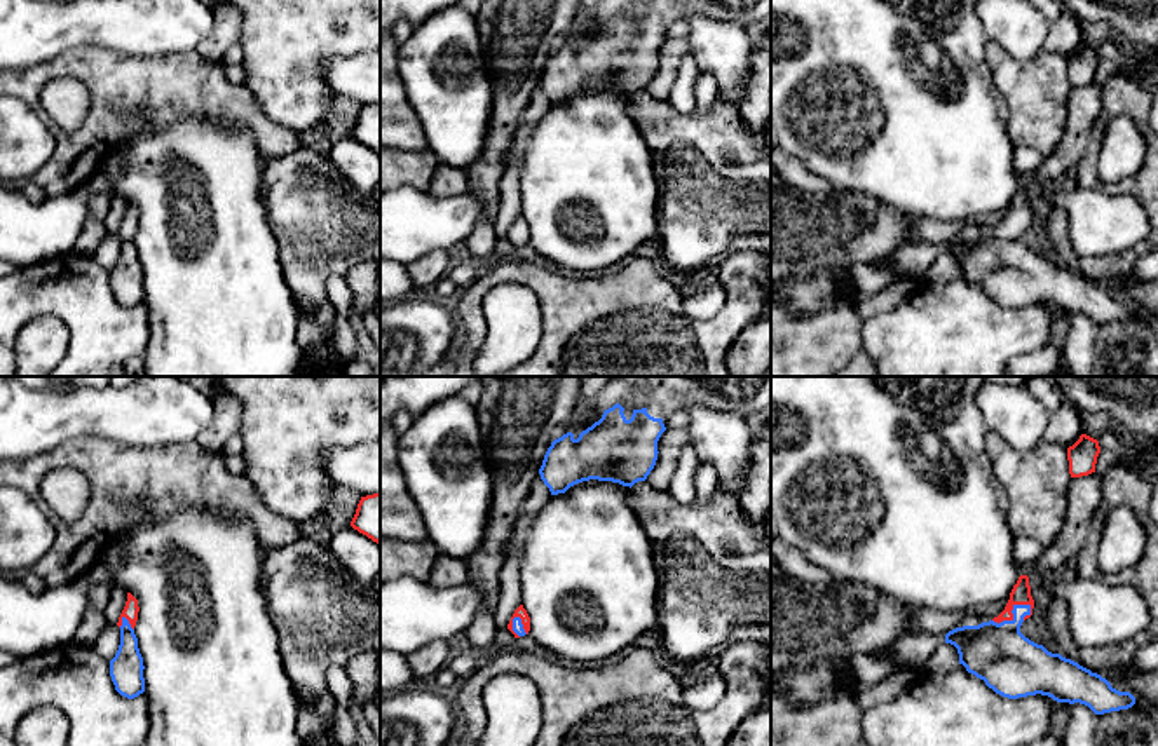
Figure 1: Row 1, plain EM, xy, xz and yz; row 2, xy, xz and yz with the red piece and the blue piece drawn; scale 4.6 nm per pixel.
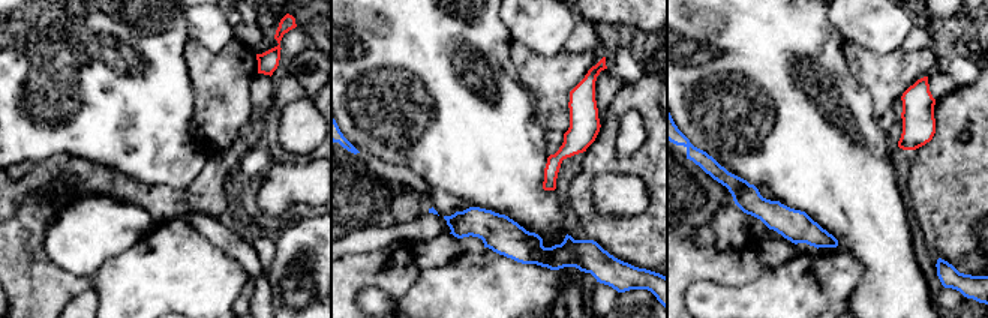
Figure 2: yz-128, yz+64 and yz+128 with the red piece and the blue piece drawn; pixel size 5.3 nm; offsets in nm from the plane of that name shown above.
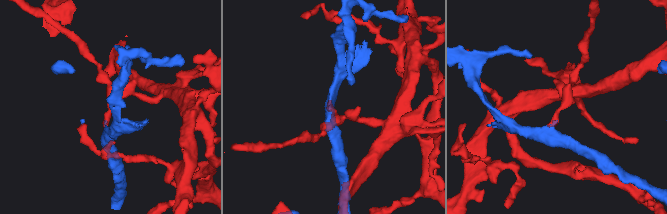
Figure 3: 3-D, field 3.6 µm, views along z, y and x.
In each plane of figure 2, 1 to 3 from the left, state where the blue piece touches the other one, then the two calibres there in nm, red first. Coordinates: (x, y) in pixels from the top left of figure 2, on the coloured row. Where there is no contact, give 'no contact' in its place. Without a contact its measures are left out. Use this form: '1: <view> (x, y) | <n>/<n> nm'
1: no contact
2: no contact
3: no contact

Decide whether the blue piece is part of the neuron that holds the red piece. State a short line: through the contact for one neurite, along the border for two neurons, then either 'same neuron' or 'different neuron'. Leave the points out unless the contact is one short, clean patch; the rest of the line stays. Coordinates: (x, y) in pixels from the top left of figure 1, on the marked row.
different neuron

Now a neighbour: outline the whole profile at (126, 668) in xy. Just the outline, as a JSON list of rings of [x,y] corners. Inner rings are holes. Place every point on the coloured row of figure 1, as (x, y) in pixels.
[[[122,617],[120,645],[115,657],[110,661],[110,676],[115,690],[127,699],[134,699],[143,694],[143,669],[143,657],[138,648],[134,629],[131,627],[129,621]]]

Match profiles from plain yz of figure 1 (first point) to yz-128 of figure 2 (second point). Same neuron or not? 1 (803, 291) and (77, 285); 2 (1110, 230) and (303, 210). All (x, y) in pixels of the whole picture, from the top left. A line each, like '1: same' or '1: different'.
1: same
2: different

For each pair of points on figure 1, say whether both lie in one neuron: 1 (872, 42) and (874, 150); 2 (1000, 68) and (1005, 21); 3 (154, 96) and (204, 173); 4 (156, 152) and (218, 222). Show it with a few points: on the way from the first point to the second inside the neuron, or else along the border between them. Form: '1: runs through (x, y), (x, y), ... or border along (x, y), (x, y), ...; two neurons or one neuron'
1: runs through (872, 68), (878, 82), (876, 124); one neuron
2: border along (987, 40), (1021, 60), (1031, 60), (1042, 51); two neurons
3: border along (211, 121), (177, 119), (133, 138); two neurons
4: runs through (180, 154), (203, 168), (203, 178), (211, 197); one neuron

